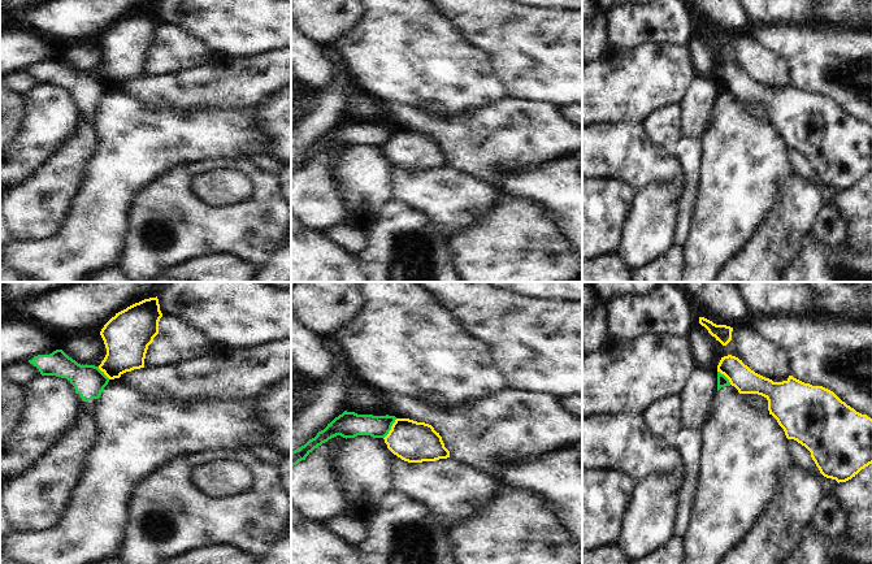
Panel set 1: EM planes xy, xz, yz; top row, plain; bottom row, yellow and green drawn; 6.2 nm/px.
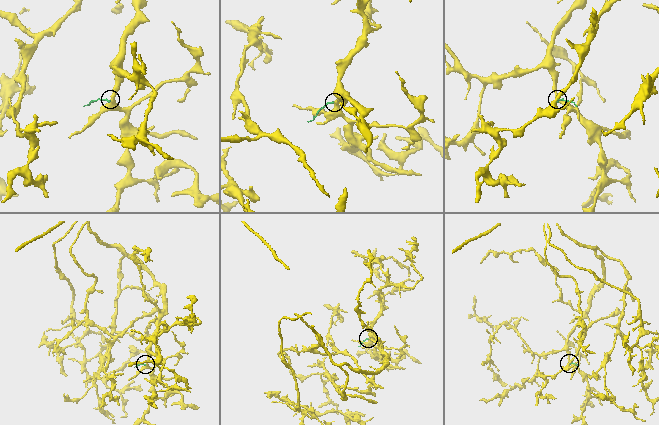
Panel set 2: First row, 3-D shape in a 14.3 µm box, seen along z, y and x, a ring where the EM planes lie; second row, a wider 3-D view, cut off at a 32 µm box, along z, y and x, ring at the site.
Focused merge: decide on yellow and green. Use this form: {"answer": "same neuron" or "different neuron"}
{"answer": "different neuron"}

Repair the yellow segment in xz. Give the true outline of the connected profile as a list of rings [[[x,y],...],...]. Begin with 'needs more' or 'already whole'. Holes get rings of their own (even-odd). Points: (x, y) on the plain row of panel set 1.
already whole; [[[396,127],[383,147],[387,157],[408,172],[435,170],[450,166],[442,146],[425,131]]]

